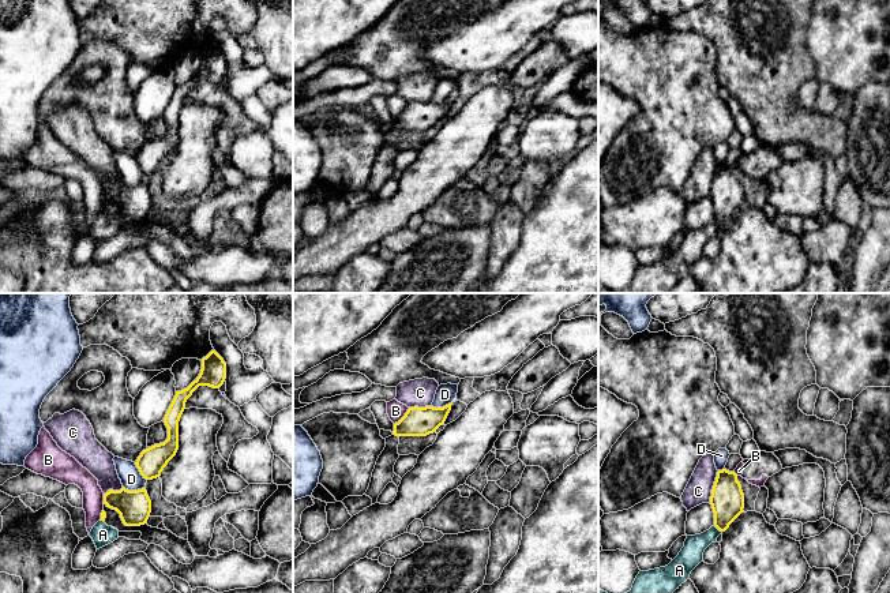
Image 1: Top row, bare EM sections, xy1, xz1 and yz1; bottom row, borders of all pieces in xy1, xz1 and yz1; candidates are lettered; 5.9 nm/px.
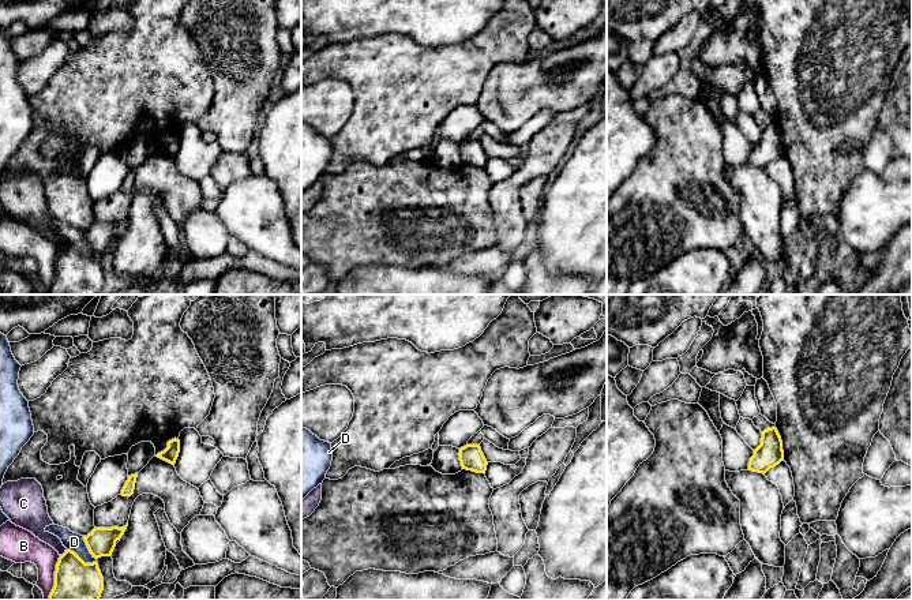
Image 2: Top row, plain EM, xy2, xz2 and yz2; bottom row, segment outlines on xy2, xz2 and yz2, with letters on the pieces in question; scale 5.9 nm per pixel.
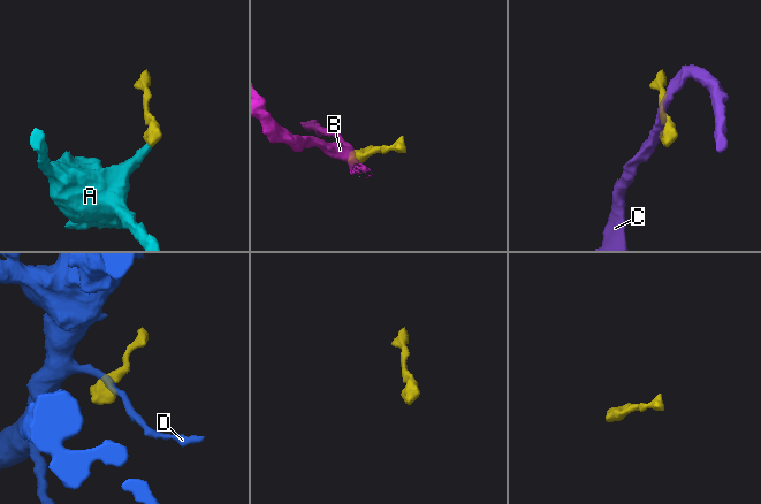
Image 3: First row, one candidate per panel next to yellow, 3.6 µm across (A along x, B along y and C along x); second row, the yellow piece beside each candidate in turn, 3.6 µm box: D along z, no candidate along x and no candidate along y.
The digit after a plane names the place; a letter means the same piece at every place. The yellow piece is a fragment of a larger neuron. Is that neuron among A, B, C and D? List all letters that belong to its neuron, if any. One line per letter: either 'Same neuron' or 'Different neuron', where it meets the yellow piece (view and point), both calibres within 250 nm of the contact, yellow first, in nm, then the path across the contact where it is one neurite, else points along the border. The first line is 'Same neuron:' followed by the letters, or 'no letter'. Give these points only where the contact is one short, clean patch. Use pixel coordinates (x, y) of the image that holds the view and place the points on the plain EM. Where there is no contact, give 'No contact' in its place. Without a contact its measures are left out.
Same neuron: A
A: Same neuron. Touches yellow at yz1 (718, 224). Thickness 200 nm (yellow) against 140 nm. Path across: yz1 (727, 194), (727, 203), (718, 224), (691, 248)
B: Different neuron. Touches yellow at xy2 (55, 272). Thickness 280 nm (yellow) against 180 nm. Boundary: xy2 (60, 250), (56, 258), (55, 280), (48, 293)
C: Different neuron. Touches yellow at yz1 (713, 180). Thickness 200 nm (yellow) against 150 nm. Boundary: yz1 (718, 165), (709, 195)
D: Different neuron. Touches yellow at xy2 (81, 254). Thickness 280 nm (yellow) against 110 nm. Boundary: xy2 (67, 243), (72, 244), (85, 257), (96, 257)

